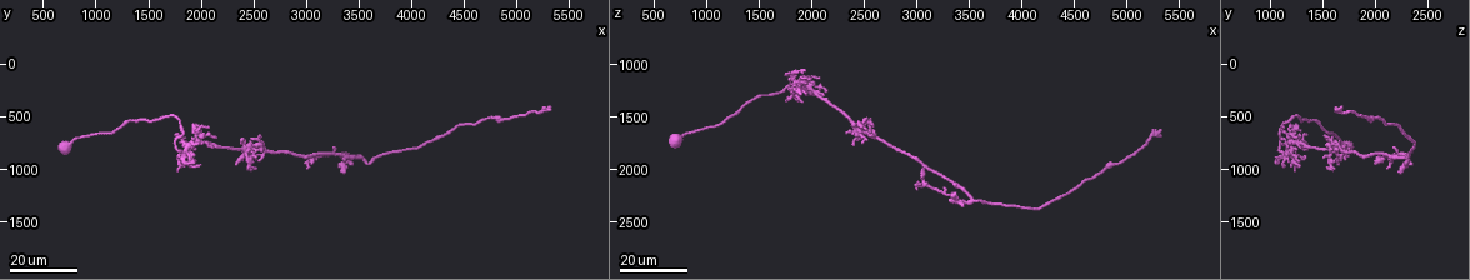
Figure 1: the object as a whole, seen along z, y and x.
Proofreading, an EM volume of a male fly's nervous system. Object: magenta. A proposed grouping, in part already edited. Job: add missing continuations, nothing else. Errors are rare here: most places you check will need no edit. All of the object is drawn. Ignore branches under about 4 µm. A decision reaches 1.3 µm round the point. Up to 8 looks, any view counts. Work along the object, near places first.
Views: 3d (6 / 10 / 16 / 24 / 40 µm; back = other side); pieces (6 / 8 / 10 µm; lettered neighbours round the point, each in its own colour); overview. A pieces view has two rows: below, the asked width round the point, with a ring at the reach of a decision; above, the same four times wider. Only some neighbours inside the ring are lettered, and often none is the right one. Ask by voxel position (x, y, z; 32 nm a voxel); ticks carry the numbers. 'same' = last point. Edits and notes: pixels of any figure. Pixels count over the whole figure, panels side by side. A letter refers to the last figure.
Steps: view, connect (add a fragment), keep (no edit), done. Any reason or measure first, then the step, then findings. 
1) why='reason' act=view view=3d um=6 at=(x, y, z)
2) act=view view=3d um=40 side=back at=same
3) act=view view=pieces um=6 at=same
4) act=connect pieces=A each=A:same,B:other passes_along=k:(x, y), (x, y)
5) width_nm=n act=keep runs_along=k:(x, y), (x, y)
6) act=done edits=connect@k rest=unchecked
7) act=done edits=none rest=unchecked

why='free end' act=view view=3d um=16 at=(3260, 780, 2160)

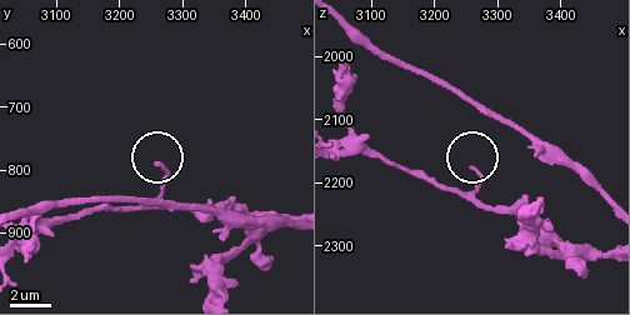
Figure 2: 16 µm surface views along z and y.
act=view view=pieces um=6 at=(3265, 790, 2175)

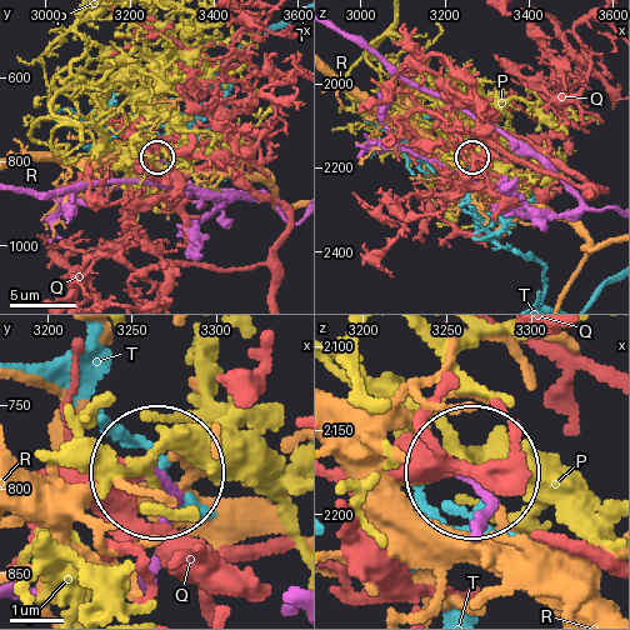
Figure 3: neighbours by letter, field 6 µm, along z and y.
width_nm=180 act=keep each=P:other,Q:other,R:other,T:other found='no lettered fragment goes on from it'

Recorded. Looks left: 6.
why='an open end' act=view view=3d um=24 at=(1900, 700, 1140)

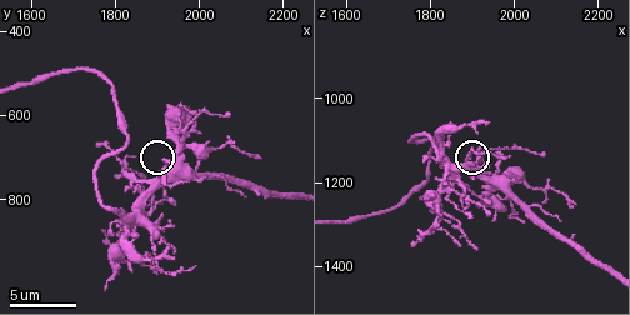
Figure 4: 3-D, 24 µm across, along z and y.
act=view view=pieces um=10 at=(1930, 710, 1110)

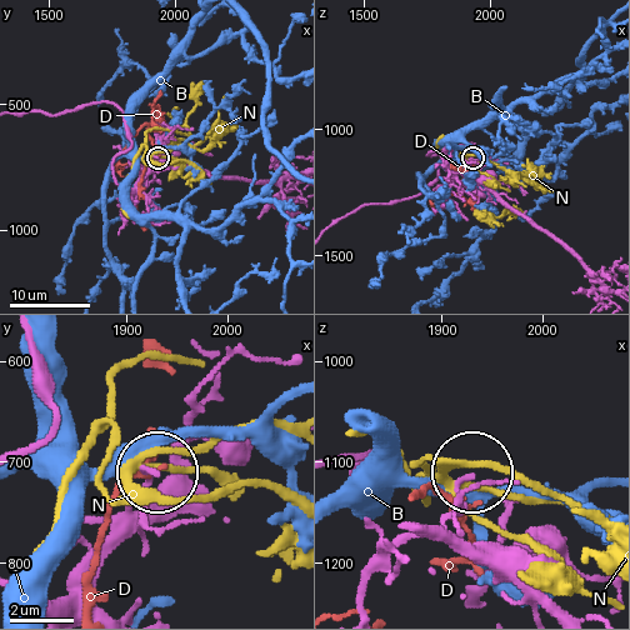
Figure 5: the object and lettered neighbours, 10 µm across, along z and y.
act=keep each=B:other,D:other,N:other runs_along=5:(125, 125), (115, 180), (133, 188), (156, 156) found='none of them fits'

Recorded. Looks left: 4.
why='free end' act=view view=pieces um=10 at=(1930, 935, 1055)

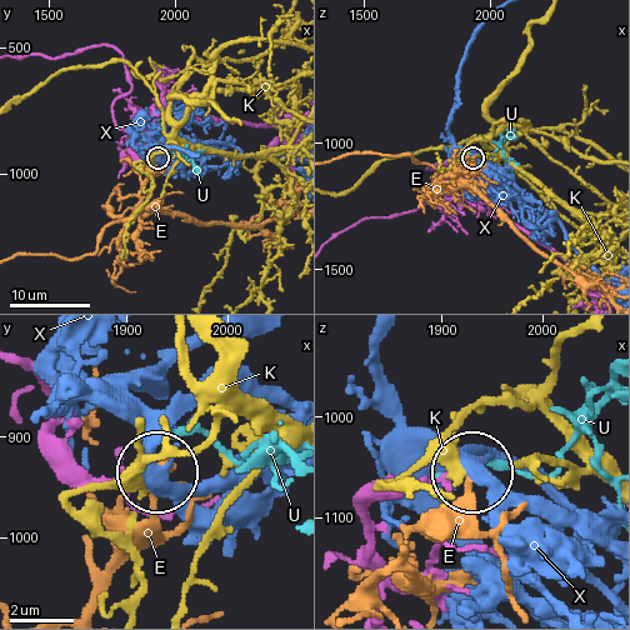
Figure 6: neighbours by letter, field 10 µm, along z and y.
act=keep each=E:other,K:other,U:other,X:other found='none of them fits'

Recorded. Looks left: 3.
why='branch stops here' act=view view=3d um=16 at=(2520, 900, 1520)

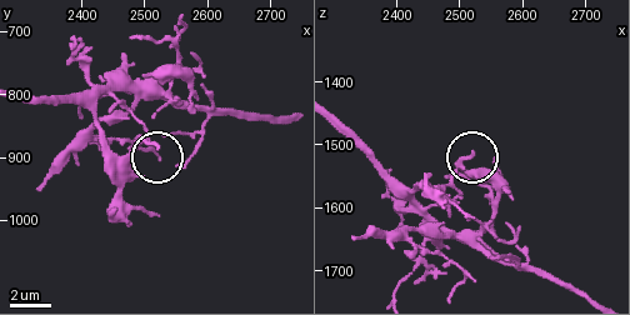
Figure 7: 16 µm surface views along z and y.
act=view view=pieces um=6 at=(2520, 885, 1515)

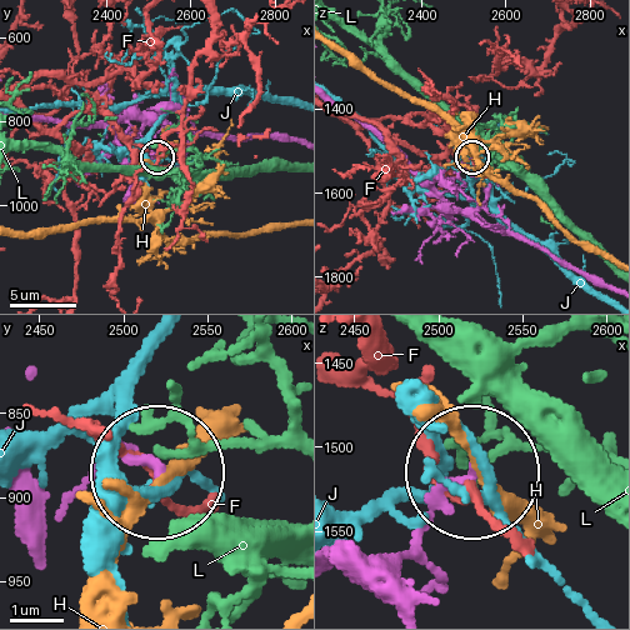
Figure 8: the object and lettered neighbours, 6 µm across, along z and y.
width_nm=170 act=keep each=F:other,H:other,J:other,L:other found='no lettered fragment goes on from it'

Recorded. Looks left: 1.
act=done edits=none rest=unchecked

